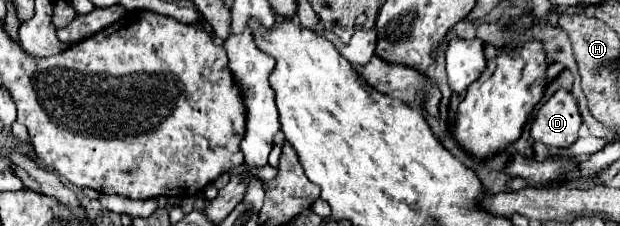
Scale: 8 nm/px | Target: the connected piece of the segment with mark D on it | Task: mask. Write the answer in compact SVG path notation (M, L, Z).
M558 89L534 115L530 137L542 141L548 149L568 149L578 139L580 123L582 119L572 93Z

